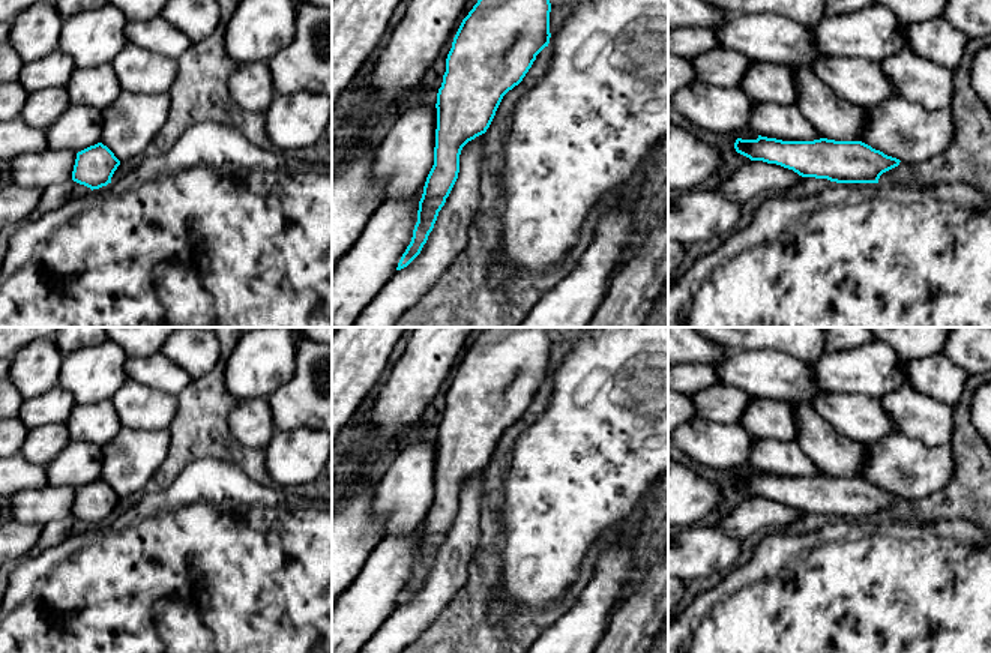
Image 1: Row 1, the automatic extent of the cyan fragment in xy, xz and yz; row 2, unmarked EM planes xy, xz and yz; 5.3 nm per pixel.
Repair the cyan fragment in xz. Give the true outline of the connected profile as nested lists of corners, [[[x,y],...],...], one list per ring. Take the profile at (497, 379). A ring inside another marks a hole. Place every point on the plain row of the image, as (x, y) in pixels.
[[[488,327],[462,356],[446,395],[437,429],[434,501],[419,537],[413,573],[396,606],[407,603],[422,587],[459,509],[462,483],[486,468],[503,432],[518,422],[536,392],[550,380],[550,327]]]

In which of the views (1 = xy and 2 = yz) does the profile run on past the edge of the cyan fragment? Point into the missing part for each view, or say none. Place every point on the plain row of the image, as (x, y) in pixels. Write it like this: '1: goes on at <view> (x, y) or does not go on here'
1: does not go on here
2: does not go on here

